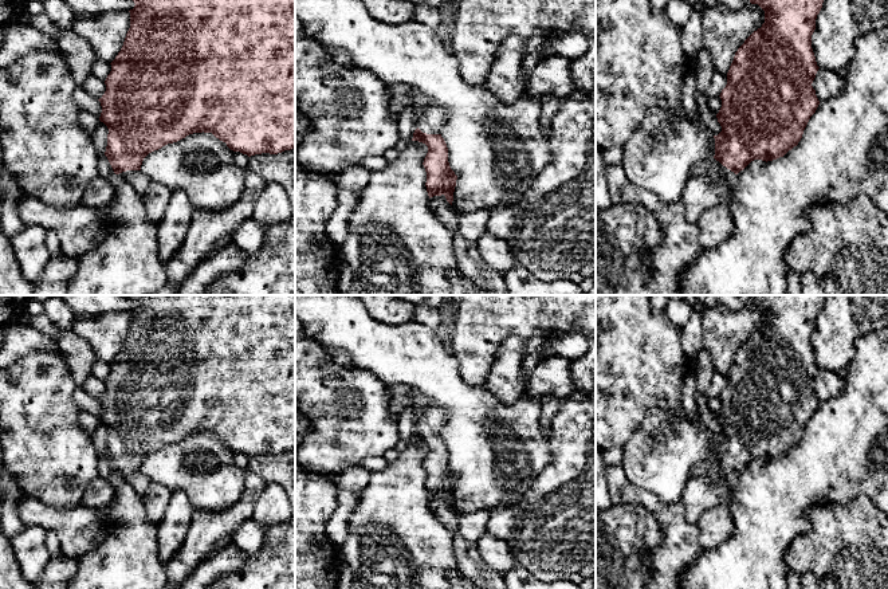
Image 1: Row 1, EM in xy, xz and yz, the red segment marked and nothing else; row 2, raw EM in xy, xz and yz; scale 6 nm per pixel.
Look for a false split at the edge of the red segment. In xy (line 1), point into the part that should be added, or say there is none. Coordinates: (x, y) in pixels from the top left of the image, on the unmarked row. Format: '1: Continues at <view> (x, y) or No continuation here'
1: Continues at xy (138, 480)

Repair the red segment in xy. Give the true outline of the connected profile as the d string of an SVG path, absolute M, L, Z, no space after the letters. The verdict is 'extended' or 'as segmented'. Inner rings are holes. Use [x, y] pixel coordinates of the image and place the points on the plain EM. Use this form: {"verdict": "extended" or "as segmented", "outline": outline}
{"verdict": "extended", "outline": "M126 295L134 302L130 310L130 329L123 346L110 364L111 372L106 392L98 400L102 407L99 421L107 429L107 458L113 471L144 496L152 480L141 471L144 459L168 444L177 443L193 433L212 433L233 452L248 458L262 453L278 455L295 449L295 295Z"}

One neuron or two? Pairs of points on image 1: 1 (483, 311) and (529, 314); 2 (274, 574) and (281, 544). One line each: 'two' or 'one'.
1: one
2: one

